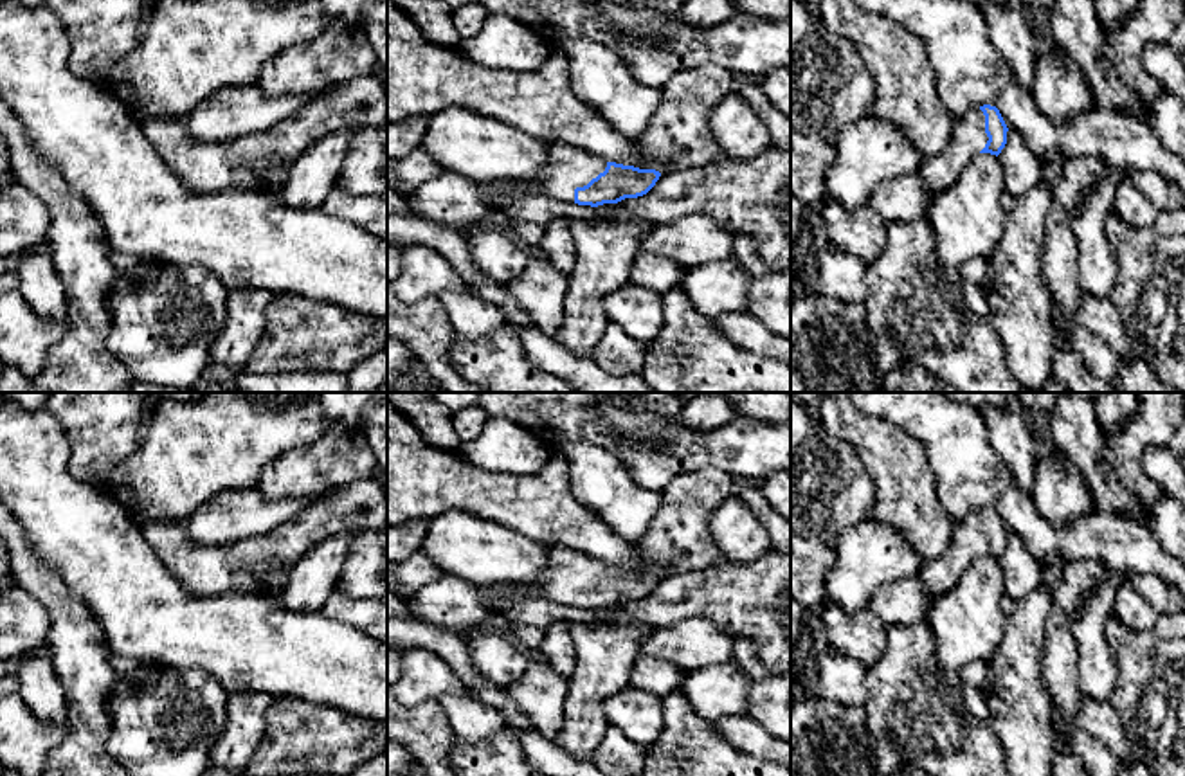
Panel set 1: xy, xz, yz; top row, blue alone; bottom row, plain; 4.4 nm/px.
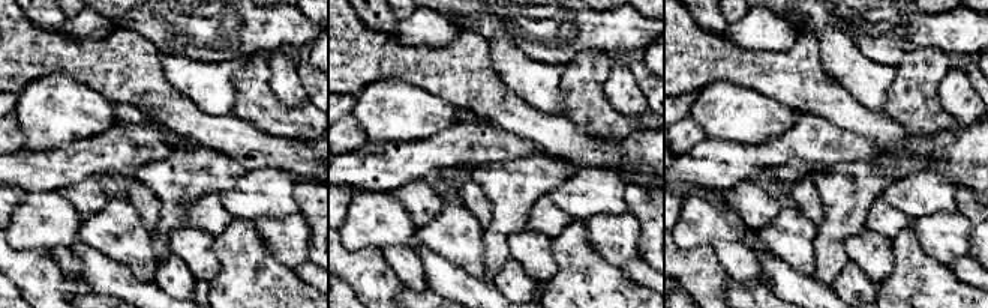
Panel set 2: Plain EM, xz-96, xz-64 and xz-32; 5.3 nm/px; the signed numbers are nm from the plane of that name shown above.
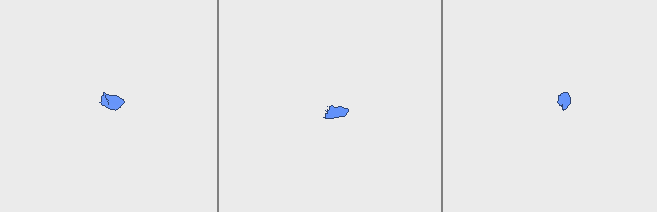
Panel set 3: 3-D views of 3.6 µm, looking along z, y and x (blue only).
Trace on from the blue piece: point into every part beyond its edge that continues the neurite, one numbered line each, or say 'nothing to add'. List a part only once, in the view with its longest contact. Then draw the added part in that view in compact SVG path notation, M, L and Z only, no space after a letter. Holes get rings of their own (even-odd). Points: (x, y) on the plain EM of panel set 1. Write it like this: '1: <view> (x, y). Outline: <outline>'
1: xz (568, 569). Outline: M555 546L549 562L533 582L517 583L528 594L547 596L562 605L574 605L574 592L603 576L607 565L578 549Z

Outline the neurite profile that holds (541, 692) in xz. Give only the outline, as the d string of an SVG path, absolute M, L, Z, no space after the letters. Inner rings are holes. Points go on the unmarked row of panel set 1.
M529 661L522 677L504 690L538 733L551 740L560 735L569 684L547 661Z

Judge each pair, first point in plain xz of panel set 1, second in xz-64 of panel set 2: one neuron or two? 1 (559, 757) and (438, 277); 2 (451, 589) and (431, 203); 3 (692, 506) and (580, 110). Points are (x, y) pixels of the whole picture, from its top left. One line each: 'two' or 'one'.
1: one
2: two
3: one

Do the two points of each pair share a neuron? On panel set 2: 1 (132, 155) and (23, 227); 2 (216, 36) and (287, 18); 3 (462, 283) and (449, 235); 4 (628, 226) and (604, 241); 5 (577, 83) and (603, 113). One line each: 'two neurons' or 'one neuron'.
1: two neurons
2: one neuron
3: two neurons
4: one neuron
5: one neuron

